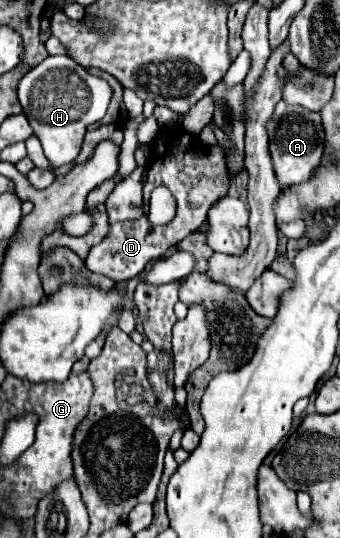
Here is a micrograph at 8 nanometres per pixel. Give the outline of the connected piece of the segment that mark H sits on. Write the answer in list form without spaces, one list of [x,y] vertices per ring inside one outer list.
[[[47,56],[21,78],[17,94],[35,136],[43,144],[51,170],[57,170],[77,158],[87,126],[105,116],[111,100],[111,86],[103,78],[91,76],[69,56]]]

